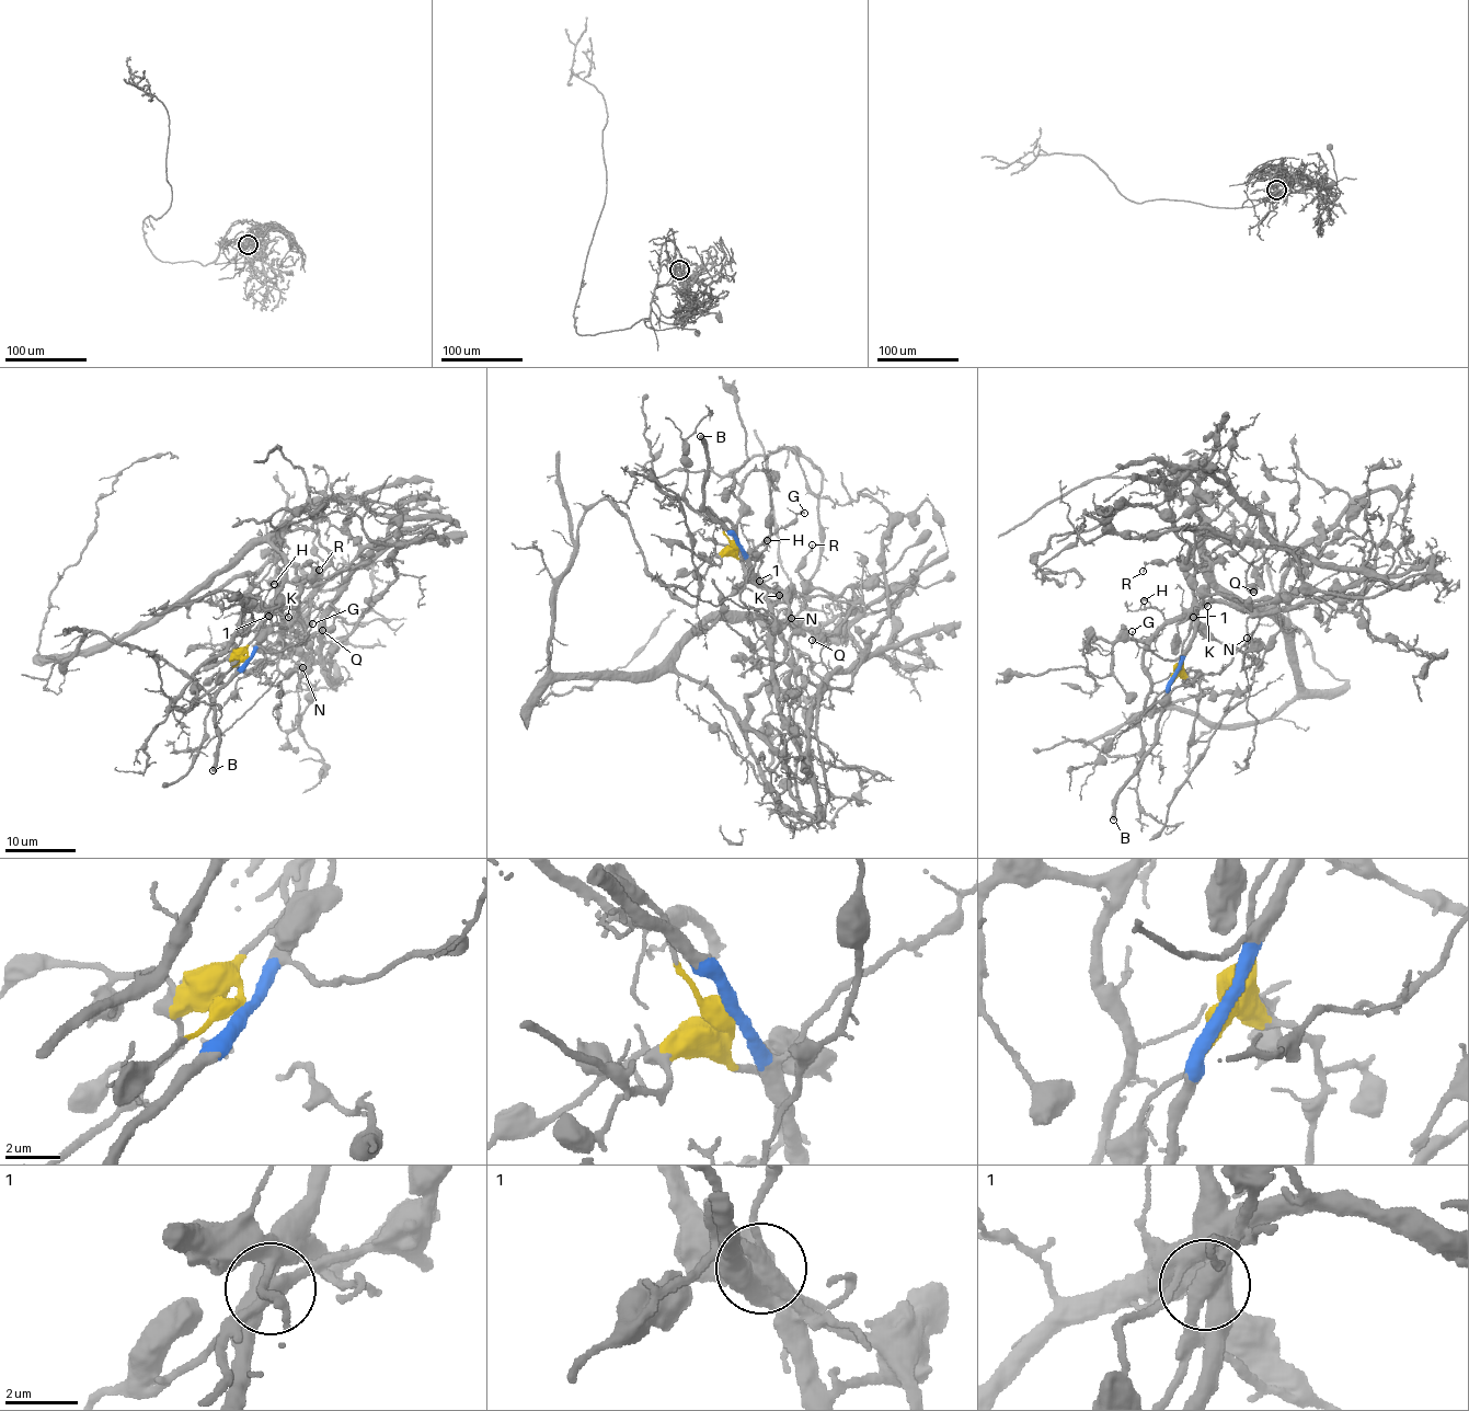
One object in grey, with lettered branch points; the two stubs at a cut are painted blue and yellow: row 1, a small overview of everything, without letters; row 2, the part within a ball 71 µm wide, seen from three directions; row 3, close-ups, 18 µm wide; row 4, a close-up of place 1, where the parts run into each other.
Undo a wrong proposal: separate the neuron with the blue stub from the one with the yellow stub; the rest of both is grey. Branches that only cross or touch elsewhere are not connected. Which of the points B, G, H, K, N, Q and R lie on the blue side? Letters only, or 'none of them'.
B, G

